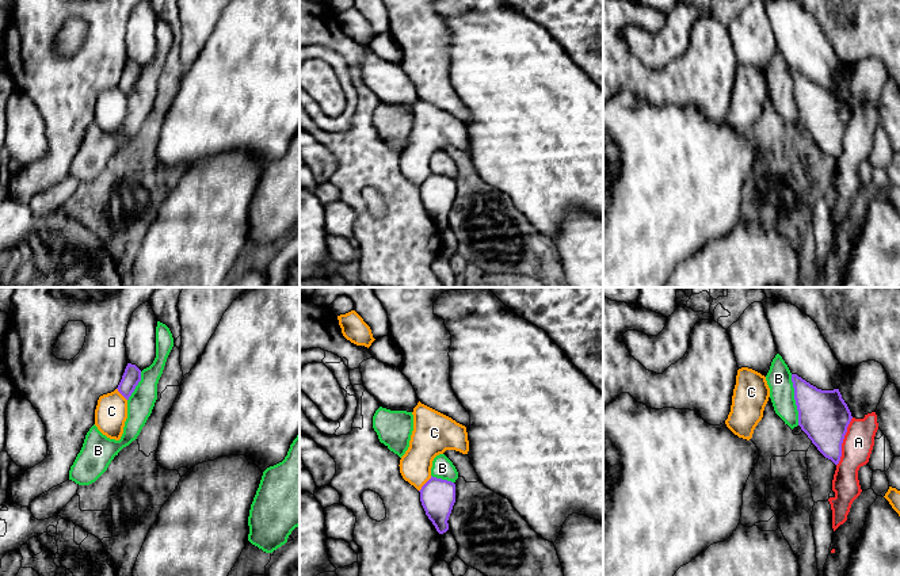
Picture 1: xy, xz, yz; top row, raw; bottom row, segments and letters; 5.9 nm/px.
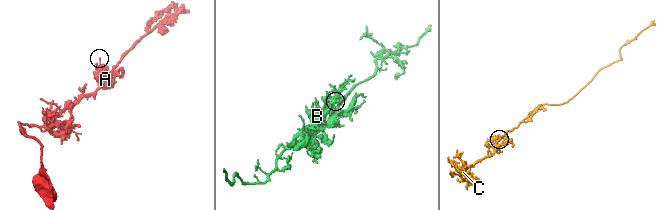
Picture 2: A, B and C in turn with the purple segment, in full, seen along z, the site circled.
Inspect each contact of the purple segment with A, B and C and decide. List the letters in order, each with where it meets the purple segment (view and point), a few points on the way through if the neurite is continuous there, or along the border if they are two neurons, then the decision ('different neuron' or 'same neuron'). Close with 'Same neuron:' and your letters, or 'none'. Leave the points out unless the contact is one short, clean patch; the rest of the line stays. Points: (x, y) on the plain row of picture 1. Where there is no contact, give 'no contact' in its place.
A: yz (842, 138) | along yz (853, 114), (842, 140), (841, 156), (836, 161) | different neuron
B: yz (794, 95) | along yz (790, 71), (799, 121) | different neuron
C: xz (424, 180) | different neuron
Same neuron: none

